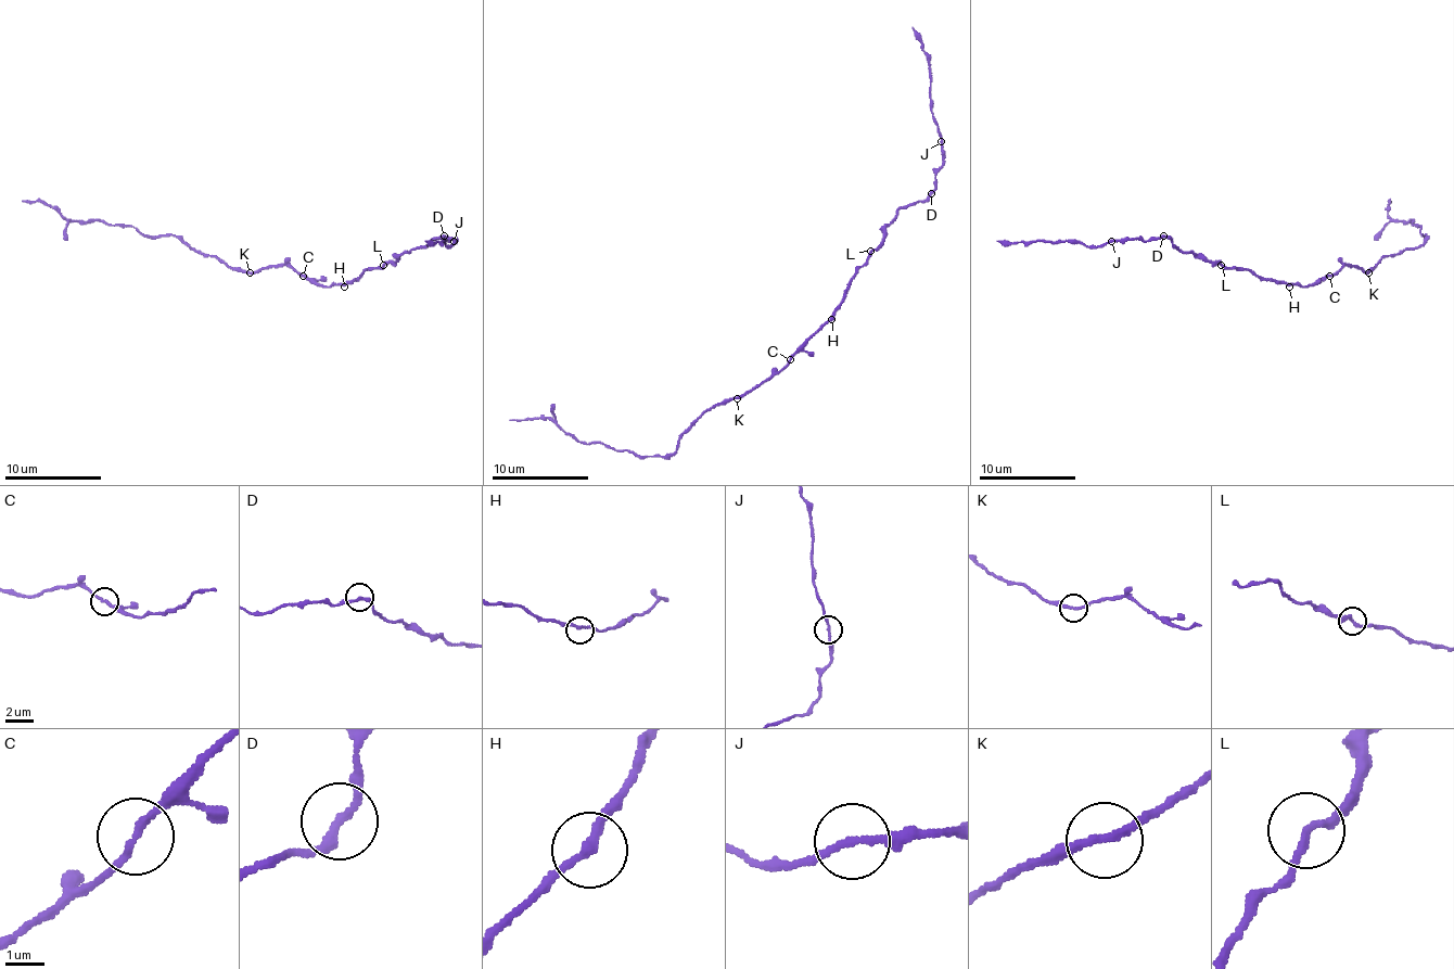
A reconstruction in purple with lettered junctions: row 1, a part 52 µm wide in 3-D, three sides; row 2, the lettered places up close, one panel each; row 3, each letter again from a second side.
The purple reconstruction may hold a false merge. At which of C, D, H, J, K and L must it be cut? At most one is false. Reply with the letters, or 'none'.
none

